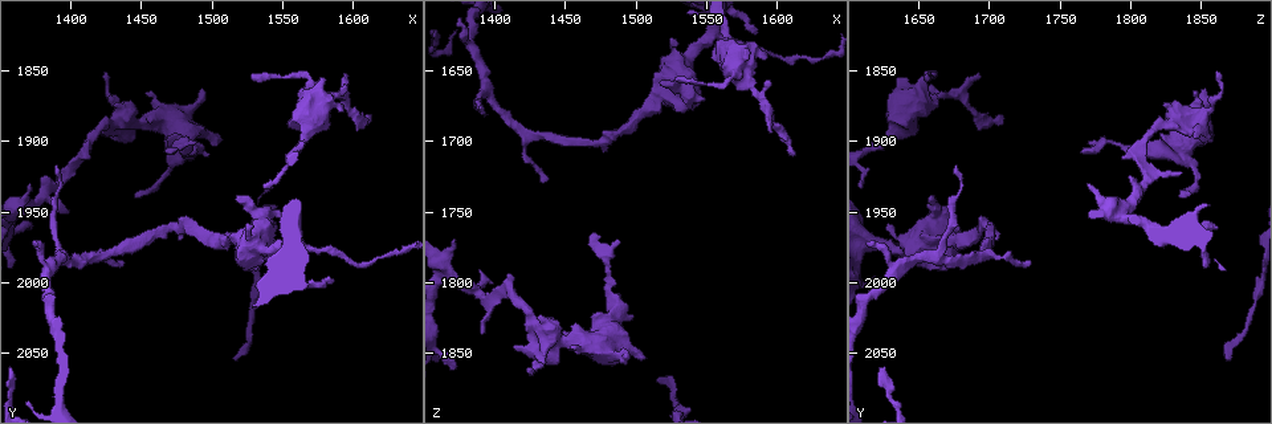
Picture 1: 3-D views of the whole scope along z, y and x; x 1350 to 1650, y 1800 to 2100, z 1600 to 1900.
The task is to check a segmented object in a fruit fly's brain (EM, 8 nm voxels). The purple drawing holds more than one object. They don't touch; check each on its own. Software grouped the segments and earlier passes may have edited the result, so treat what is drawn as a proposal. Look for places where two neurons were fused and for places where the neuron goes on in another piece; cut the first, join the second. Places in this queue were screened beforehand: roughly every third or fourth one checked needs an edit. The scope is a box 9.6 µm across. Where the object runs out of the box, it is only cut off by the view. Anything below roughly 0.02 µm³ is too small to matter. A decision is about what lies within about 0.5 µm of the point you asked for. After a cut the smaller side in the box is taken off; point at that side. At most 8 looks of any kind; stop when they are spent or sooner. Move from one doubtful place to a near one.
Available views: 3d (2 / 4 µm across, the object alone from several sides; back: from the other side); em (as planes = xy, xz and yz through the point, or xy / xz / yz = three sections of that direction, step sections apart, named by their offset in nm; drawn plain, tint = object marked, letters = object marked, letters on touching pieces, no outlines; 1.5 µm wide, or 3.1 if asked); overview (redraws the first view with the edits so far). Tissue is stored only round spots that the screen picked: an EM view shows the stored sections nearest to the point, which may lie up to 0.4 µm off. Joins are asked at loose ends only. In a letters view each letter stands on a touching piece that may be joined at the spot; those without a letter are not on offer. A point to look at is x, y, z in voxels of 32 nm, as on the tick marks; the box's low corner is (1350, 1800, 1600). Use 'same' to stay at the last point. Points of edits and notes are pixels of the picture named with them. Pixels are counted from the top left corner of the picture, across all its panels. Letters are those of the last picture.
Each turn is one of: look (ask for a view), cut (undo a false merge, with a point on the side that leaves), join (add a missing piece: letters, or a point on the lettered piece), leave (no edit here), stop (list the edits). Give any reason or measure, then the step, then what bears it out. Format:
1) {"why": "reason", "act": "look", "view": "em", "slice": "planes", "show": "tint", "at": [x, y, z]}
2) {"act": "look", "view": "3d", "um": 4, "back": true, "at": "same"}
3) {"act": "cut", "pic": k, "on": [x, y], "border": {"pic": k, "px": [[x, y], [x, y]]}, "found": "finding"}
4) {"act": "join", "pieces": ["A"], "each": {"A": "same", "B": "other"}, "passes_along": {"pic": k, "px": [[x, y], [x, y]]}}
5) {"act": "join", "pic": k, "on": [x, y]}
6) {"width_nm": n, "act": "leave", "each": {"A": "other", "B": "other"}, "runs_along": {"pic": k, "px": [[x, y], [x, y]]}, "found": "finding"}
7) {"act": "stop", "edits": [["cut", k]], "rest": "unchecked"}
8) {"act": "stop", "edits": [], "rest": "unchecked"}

{"act": "look", "view": "em", "slice": "planes", "show": "plain", "at": [1372, 1962, 1860]}

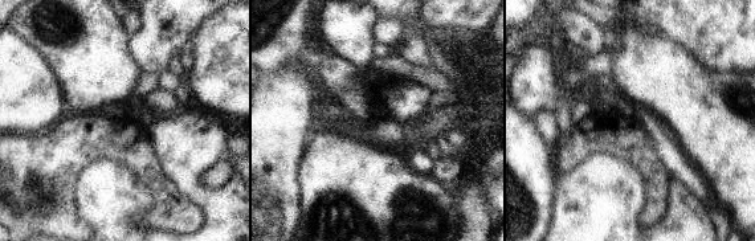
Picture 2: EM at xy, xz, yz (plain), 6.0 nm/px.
{"why": "with the object marked", "act": "look", "view": "em", "slice": "planes", "show": "tint", "at": "same"}

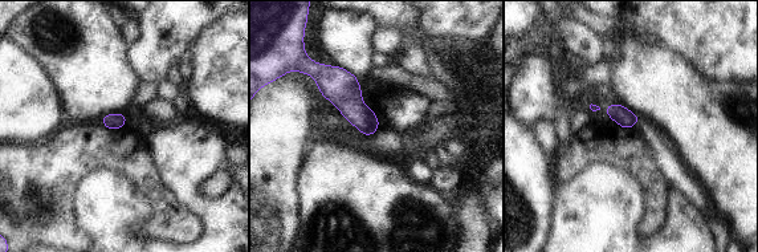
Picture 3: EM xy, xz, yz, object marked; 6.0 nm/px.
{"why": "what lies round it", "act": "look", "view": "em", "slice": "planes", "show": "letters", "at": "same"}

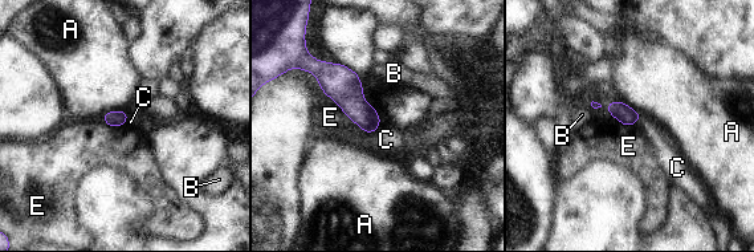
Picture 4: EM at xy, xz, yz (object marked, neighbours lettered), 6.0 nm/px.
{"act": "leave", "each": {"A": "other", "B": "other", "C": "other", "E": "other"}, "border": {"pic": 4, "px": [[325, 94], [363, 130]]}, "found": "no lettered piece goes on from it"}

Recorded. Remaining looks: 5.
{"why": "free end", "act": "look", "view": "em", "slice": "xz", "step": 8, "show": "letters", "at": [1414, 1896, 1844]}

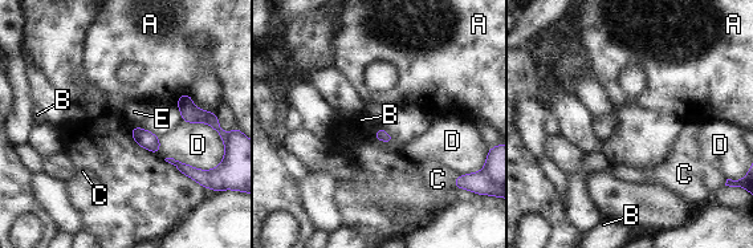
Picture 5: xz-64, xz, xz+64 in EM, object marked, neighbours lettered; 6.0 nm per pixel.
{"act": "leave", "each": {"A": "other", "B": "other", "C": "other", "D": "other", "E": "other"}, "found": "none of them fits"}

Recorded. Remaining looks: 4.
{"why": "stops while still wide", "act": "look", "view": "3d", "um": 4, "back": true, "at": [1518, 1938, 1660]}

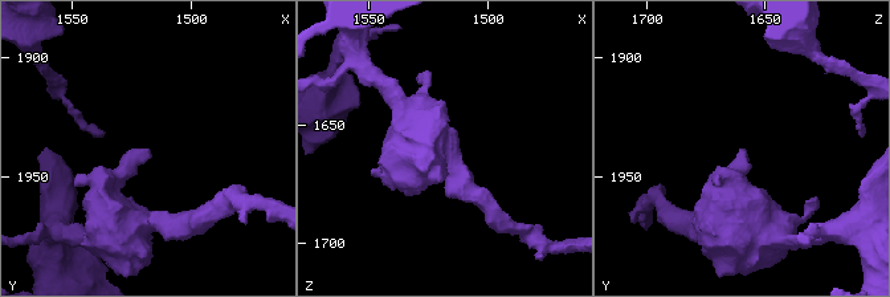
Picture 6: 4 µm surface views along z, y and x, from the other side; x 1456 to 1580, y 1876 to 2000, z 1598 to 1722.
{"act": "look", "view": "em", "slice": "planes", "show": "tint", "at": [1518, 1939, 1658]}

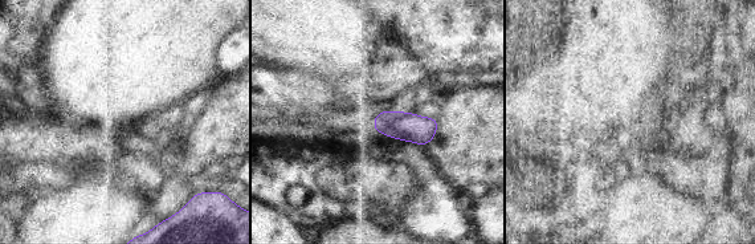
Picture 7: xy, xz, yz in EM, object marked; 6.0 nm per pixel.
{"act": "look", "view": "em", "slice": "planes", "show": "letters", "at": "same"}

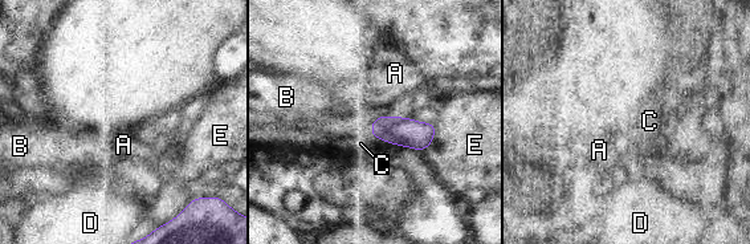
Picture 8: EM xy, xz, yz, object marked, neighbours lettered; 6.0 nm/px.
{"longest_contact_nm": ["E", 190], "act": "leave", "each": {"A": "other", "B": "other", "C": "other", "D": "other", "E": "other"}, "border": {"pic": 8, "px": [[373, 134], [392, 143]]}, "found": "none of them fits"}

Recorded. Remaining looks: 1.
{"act": "stop", "edits": [], "rest": "unchecked"}

